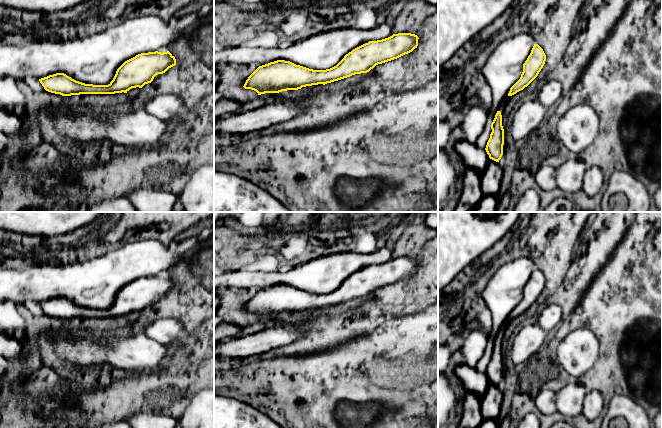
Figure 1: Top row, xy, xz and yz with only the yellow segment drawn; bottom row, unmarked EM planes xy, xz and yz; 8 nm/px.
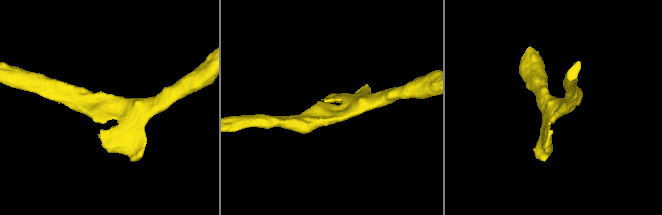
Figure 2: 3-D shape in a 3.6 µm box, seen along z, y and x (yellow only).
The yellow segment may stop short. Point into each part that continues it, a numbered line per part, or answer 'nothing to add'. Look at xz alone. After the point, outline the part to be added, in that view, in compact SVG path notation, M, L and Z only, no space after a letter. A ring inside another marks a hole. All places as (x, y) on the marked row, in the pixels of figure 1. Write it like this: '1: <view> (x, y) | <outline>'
nothing to add

